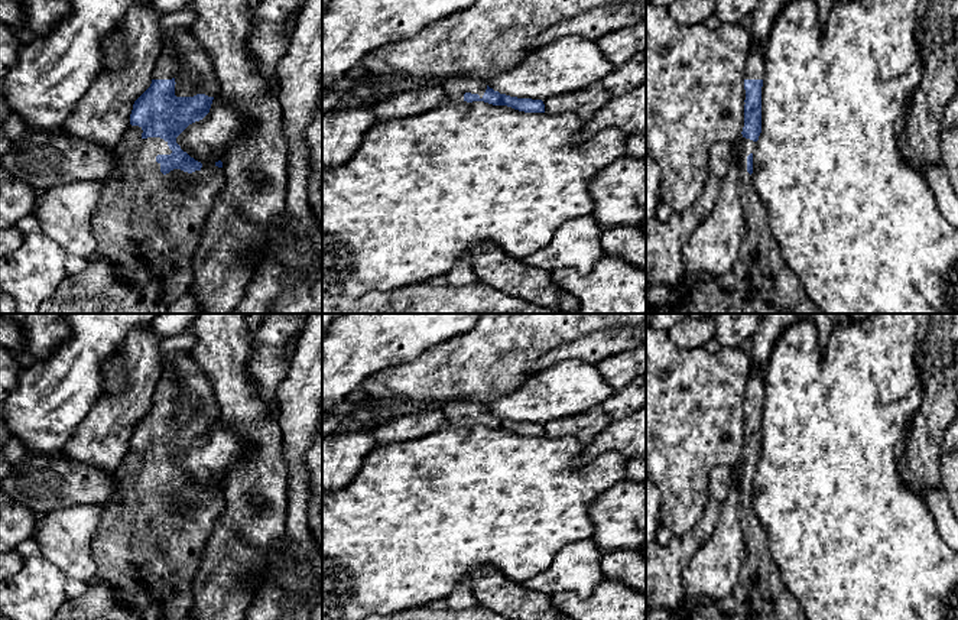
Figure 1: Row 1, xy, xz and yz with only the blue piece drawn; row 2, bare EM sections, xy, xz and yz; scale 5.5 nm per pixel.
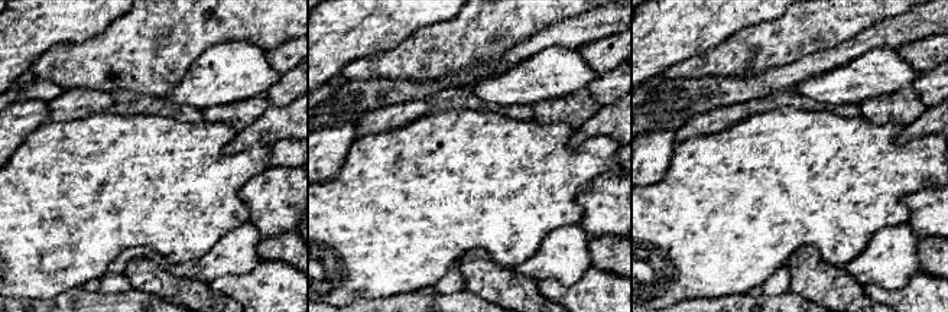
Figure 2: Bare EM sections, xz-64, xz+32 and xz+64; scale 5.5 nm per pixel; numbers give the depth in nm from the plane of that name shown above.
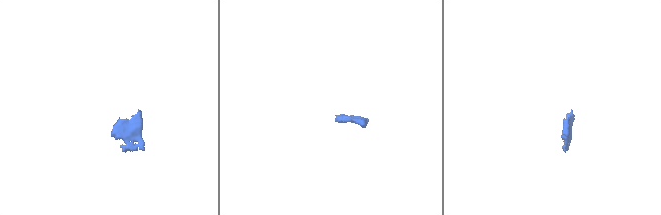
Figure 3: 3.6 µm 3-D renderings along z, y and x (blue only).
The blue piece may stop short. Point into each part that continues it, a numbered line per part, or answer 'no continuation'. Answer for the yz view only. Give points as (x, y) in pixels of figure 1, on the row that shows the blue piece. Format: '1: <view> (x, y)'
1: yz (754, 64)
2: yz (760, 282)

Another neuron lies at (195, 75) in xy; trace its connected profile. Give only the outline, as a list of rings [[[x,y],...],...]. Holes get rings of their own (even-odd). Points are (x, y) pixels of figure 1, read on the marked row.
[[[166,27],[159,43],[162,51],[169,48],[178,61],[176,97],[205,94],[215,98],[220,95],[212,59],[207,49],[197,42],[191,27]]]

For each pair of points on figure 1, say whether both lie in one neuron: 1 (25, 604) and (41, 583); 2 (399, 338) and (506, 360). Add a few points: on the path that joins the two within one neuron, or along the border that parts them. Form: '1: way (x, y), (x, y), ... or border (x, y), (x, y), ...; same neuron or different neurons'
1: way (28, 599), (35, 588); same neuron
2: border (464, 333), (442, 340), (416, 357), (402, 362); different neurons

